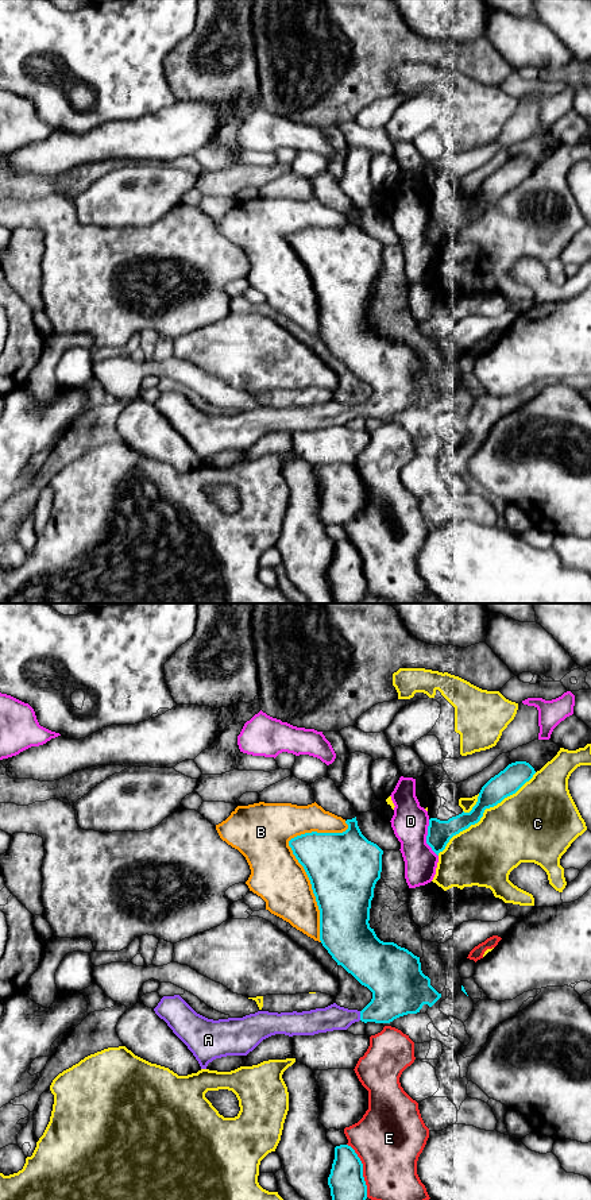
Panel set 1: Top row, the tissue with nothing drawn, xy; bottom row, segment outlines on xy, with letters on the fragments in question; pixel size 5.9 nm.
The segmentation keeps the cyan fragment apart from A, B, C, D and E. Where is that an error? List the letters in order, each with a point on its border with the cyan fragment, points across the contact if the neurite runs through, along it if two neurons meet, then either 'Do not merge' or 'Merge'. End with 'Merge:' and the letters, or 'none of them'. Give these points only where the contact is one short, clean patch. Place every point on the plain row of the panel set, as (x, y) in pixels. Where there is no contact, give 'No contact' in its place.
A: Touches cyan at xy (360, 411). Merge
B: Touches cyan at xy (296, 253). Do not merge
C: Touches cyan at xy (483, 207). Do not merge
D: Touches cyan at xy (427, 234). Do not merge
E: Touches cyan at xy (362, 566). Do not merge
Merge: A

